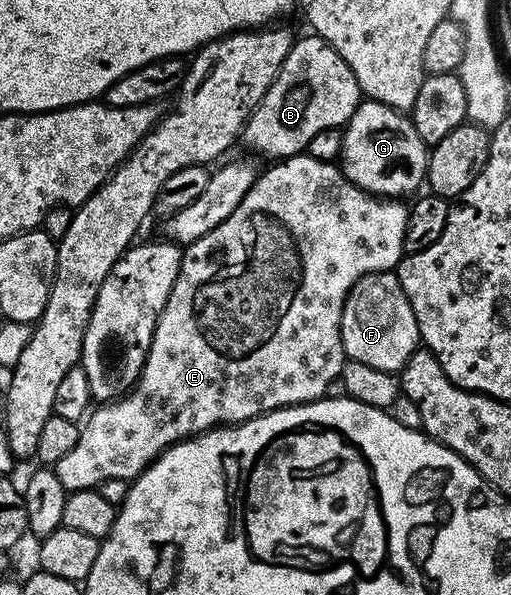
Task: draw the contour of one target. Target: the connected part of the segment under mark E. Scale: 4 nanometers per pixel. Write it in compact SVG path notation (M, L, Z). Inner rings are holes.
M304 152L293 158L276 161L267 171L260 173L255 179L253 188L233 208L231 215L213 232L201 236L195 242L186 243L183 259L177 280L169 292L169 300L165 300L165 308L159 314L159 323L155 325L151 347L143 365L143 371L135 385L122 398L99 404L86 415L79 431L77 444L73 444L61 460L53 463L55 475L68 492L72 490L90 490L102 487L102 482L111 482L114 478L134 480L146 466L150 466L163 451L168 450L175 442L184 438L193 438L205 430L214 430L217 426L234 426L237 422L248 422L262 414L280 410L286 406L299 406L302 402L316 402L324 397L331 385L340 381L343 373L345 355L341 344L341 312L343 304L353 284L367 274L380 274L383 270L394 271L399 261L405 257L403 241L405 240L405 224L407 223L406 205L394 198L379 197L353 184L335 162L322 162Z

